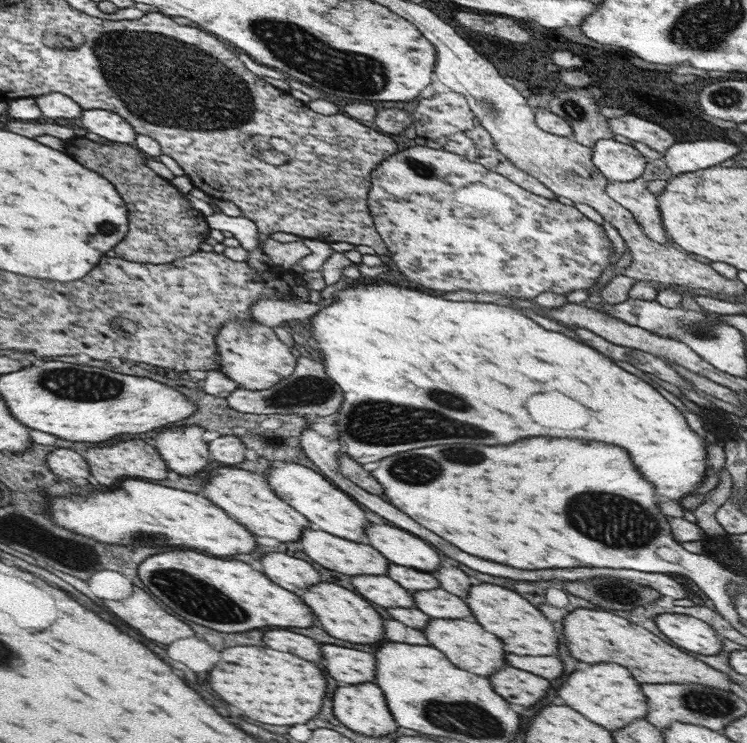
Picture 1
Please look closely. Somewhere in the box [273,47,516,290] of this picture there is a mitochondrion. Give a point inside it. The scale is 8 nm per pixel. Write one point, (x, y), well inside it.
(493, 109)

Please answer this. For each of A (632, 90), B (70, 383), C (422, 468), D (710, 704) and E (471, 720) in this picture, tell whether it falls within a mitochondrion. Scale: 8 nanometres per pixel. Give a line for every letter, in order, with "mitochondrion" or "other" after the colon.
A: other
B: mitochondrion
C: mitochondrion
D: mitochondrion
E: mitochondrion

